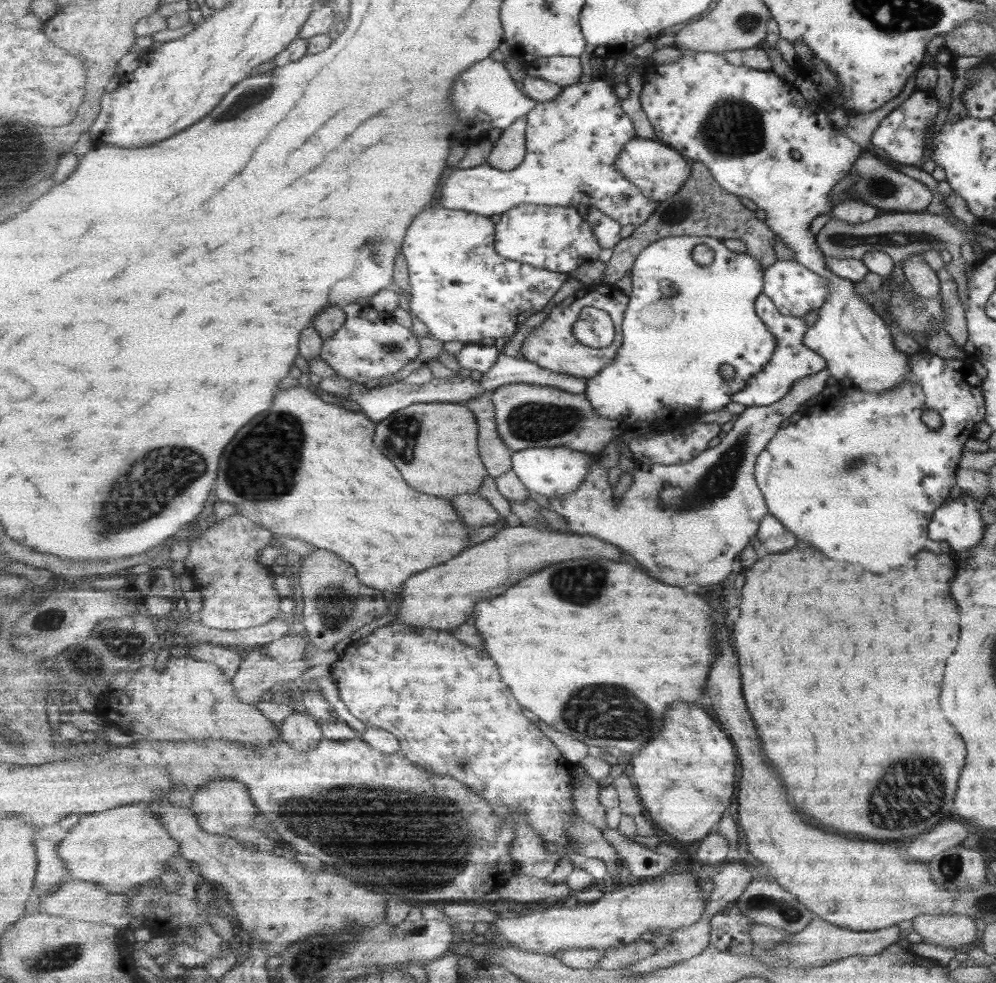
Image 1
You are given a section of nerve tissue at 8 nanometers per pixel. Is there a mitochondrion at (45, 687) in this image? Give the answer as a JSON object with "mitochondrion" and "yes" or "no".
{"mitochondrion":"no"}

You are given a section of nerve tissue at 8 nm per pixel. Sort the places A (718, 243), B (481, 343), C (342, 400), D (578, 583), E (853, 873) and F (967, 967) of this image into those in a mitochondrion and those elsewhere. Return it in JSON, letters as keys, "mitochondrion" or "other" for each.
{"A":"other","B":"other","C":"other","D":"mitochondrion","E":"other","F":"other"}

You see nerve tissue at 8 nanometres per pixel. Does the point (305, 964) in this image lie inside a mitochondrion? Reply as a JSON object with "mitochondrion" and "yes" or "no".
{"mitochondrion":"yes"}

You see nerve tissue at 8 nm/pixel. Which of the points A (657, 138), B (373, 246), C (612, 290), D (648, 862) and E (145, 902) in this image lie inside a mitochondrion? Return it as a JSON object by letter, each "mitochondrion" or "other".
{"A":"other","B":"mitochondrion","C":"other","D":"other","E":"other"}

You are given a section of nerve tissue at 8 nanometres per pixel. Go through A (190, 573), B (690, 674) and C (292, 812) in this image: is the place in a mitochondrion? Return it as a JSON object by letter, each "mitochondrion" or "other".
{"A":"other","B":"other","C":"mitochondrion"}

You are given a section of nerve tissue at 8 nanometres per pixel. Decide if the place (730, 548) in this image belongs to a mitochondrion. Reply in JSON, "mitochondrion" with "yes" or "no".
{"mitochondrion":"no"}

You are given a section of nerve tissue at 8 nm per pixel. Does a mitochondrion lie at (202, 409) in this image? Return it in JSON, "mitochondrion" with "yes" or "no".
{"mitochondrion":"no"}

